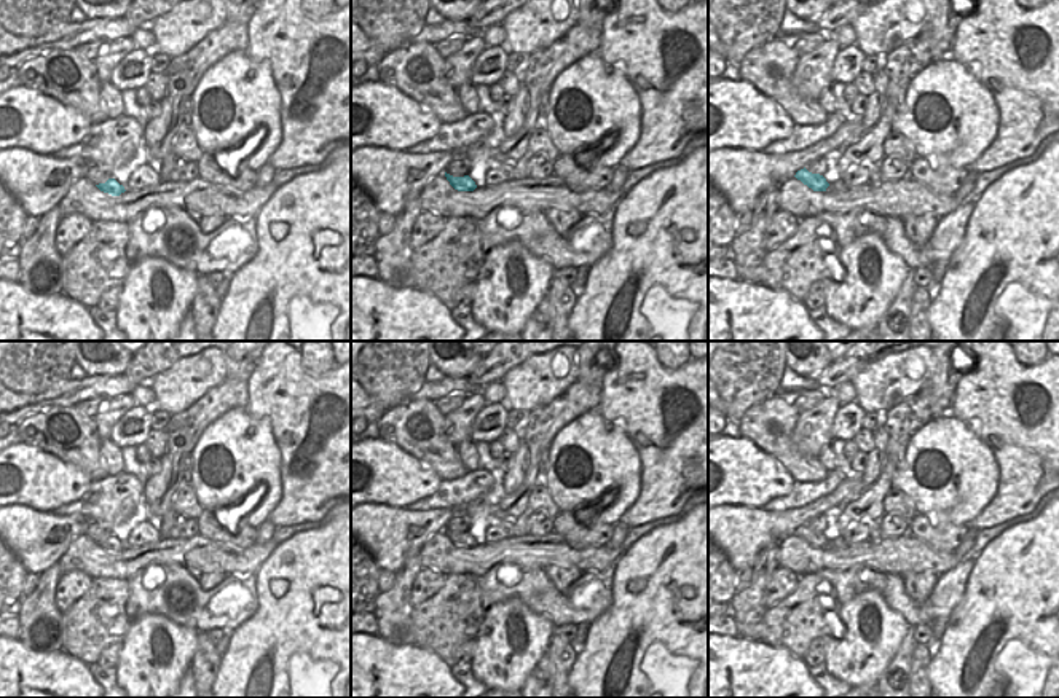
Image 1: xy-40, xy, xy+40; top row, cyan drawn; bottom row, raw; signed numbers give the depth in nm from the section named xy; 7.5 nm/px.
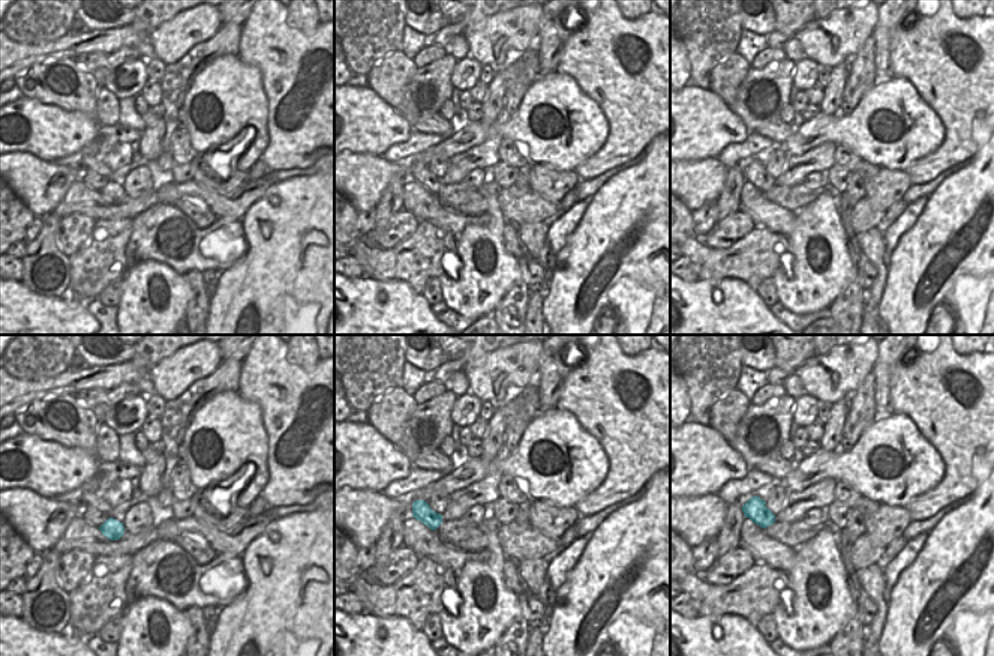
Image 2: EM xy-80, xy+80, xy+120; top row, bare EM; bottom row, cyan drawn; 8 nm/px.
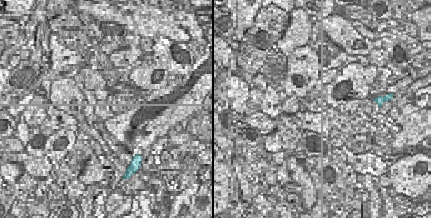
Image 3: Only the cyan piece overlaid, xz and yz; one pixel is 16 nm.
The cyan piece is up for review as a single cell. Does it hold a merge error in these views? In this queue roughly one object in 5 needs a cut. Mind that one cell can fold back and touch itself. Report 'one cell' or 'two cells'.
one cell

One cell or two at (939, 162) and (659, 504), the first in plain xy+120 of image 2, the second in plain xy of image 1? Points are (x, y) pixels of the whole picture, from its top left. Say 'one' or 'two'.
one

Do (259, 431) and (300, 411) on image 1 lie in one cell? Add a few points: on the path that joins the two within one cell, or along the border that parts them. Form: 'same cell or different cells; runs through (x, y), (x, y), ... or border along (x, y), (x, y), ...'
different cells; border along (244, 408), (268, 421), (279, 462)

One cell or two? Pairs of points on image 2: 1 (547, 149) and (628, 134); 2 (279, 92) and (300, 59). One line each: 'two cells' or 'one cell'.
1: two cells
2: one cell

